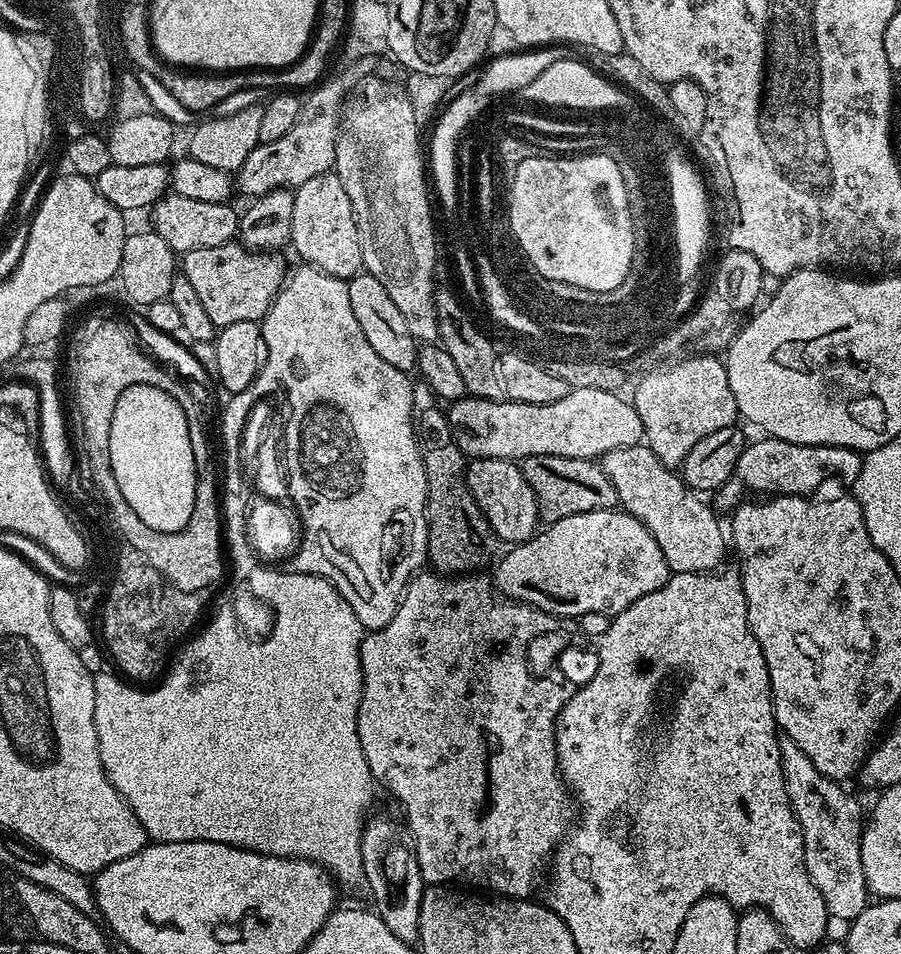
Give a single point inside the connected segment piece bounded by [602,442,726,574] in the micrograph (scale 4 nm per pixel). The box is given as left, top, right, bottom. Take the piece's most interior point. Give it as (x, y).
(688, 533)

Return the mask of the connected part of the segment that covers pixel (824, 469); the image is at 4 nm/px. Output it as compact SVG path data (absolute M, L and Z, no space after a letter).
M765 435L764 440L756 440L745 447L736 463L735 479L744 480L748 488L753 488L760 494L775 494L777 496L807 496L811 497L827 480L832 480L839 474L845 482L855 479L860 472L861 453L852 448L838 446L806 446L779 440Z

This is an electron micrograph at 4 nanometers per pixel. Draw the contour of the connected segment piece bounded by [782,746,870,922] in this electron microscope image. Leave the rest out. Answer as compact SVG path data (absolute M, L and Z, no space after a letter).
M791 746L785 747L782 759L788 797L804 835L804 861L806 870L810 874L810 882L814 882L814 886L818 886L818 894L822 894L822 902L826 902L826 910L833 921L851 922L856 920L858 914L862 914L862 910L867 908L870 903L870 893L862 874L860 858L860 833L862 831L860 804L844 789L843 783L823 776L818 770L818 766L814 766L814 762L810 762L810 758L806 758L806 754L802 754L802 750Z

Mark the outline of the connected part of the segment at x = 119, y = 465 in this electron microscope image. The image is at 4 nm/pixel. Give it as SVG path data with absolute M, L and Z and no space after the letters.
M131 384L118 398L110 418L110 466L120 480L119 499L131 505L152 530L180 531L194 508L196 466L187 418L179 401L165 388Z

